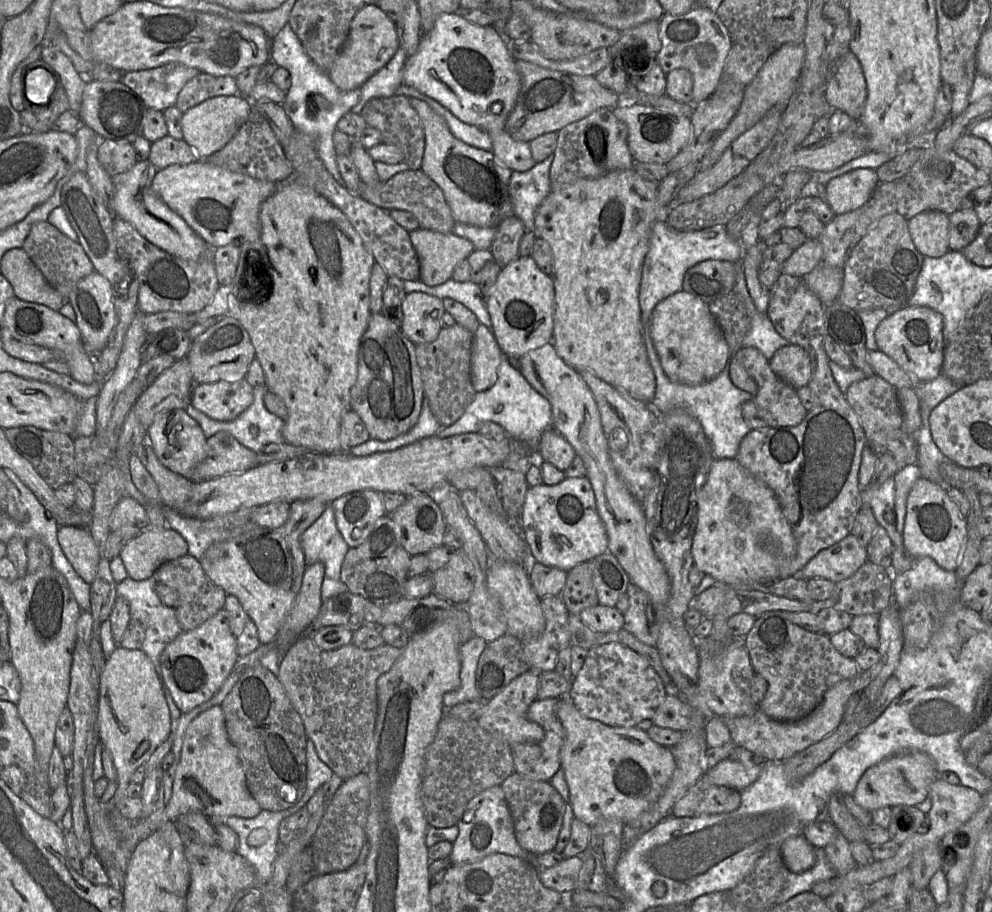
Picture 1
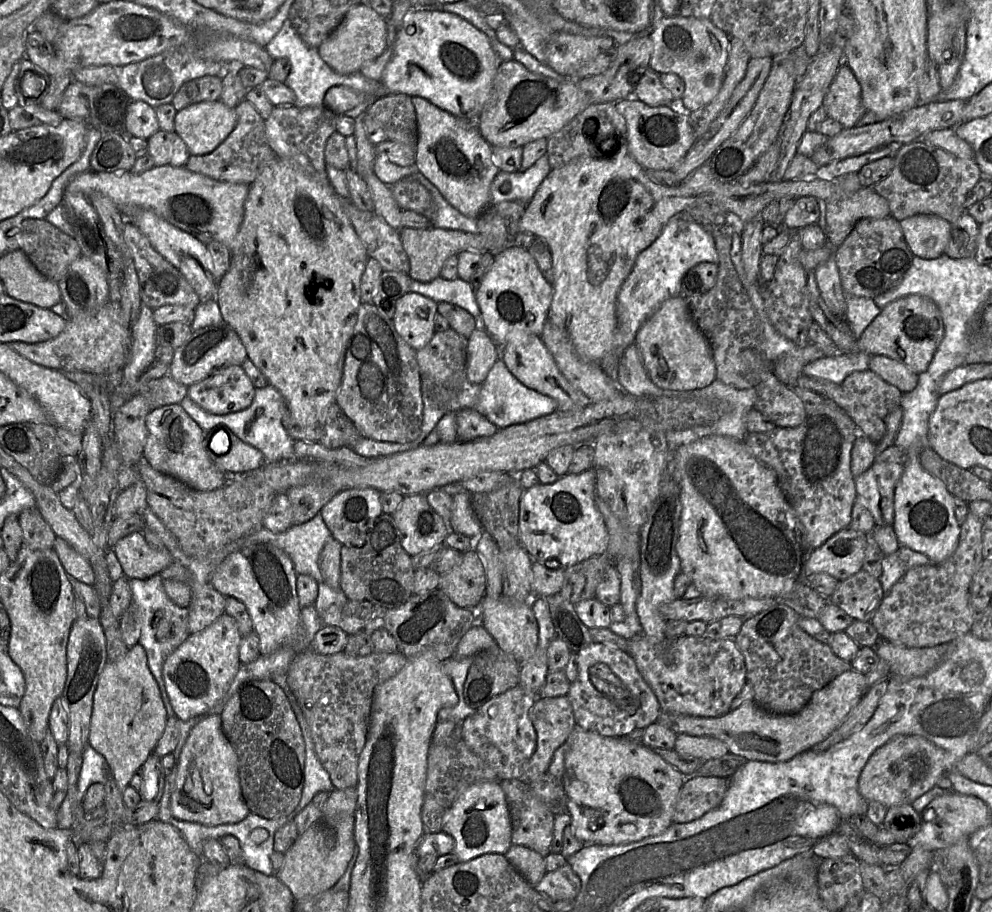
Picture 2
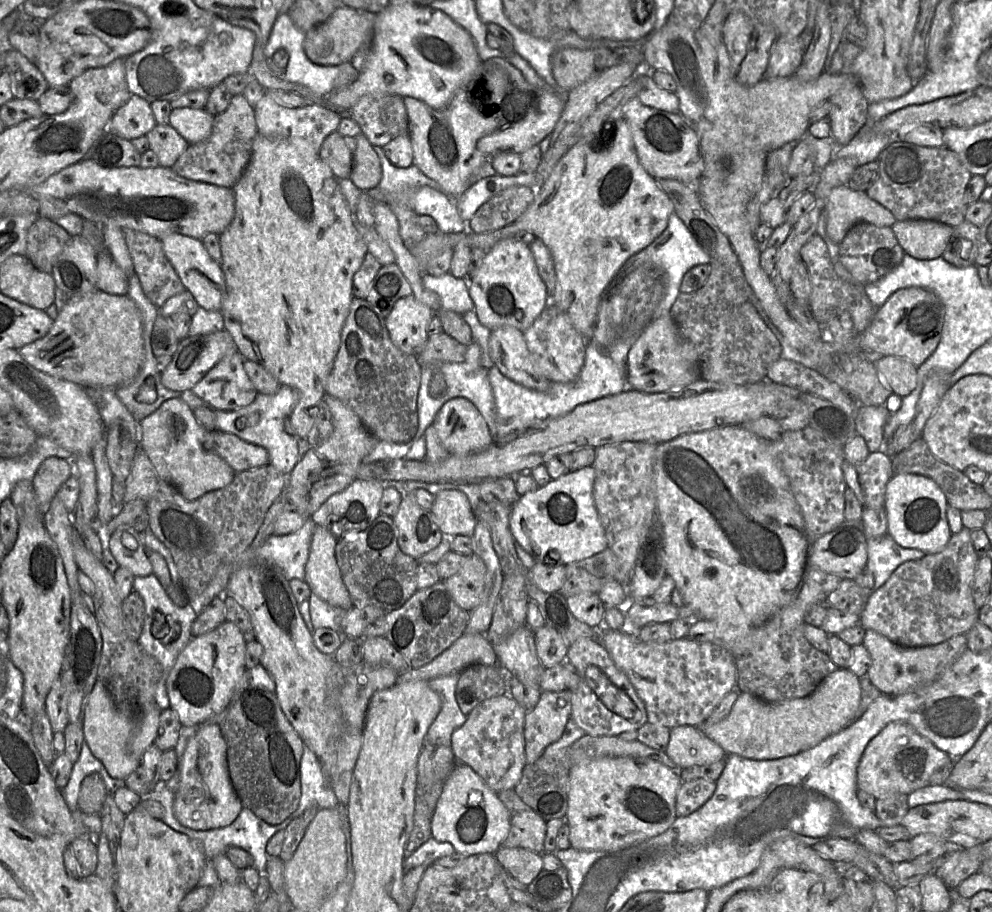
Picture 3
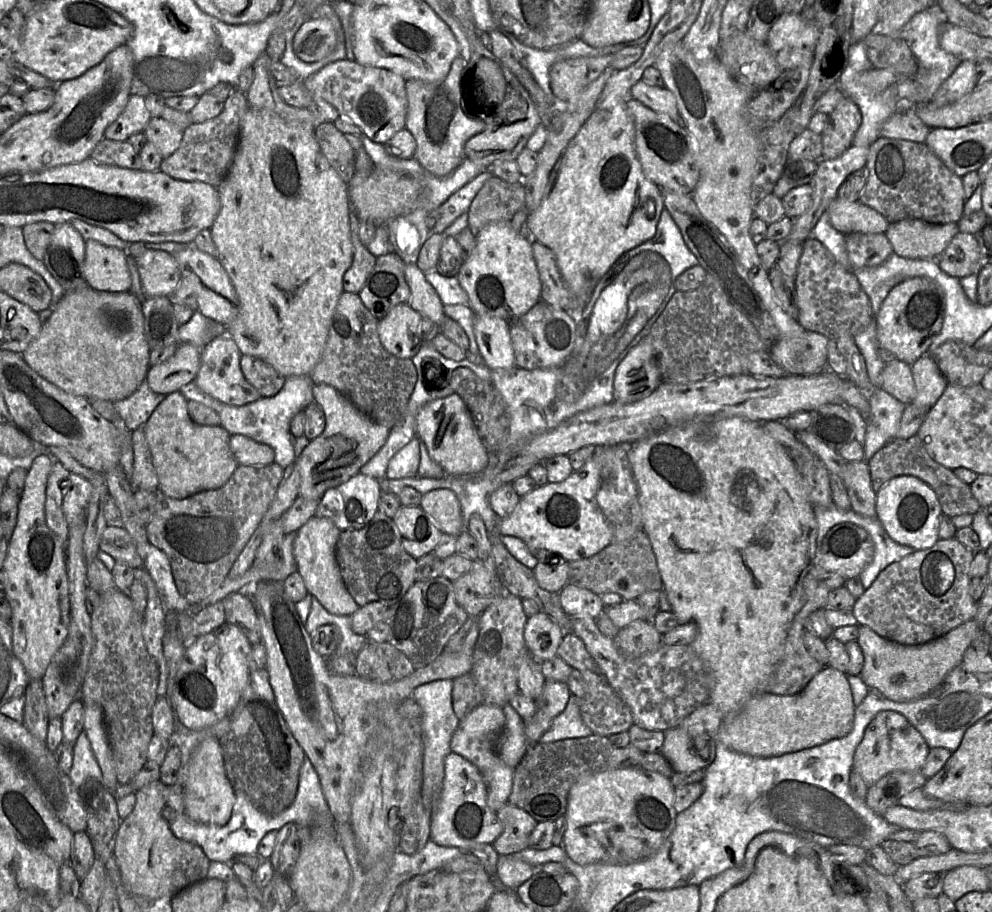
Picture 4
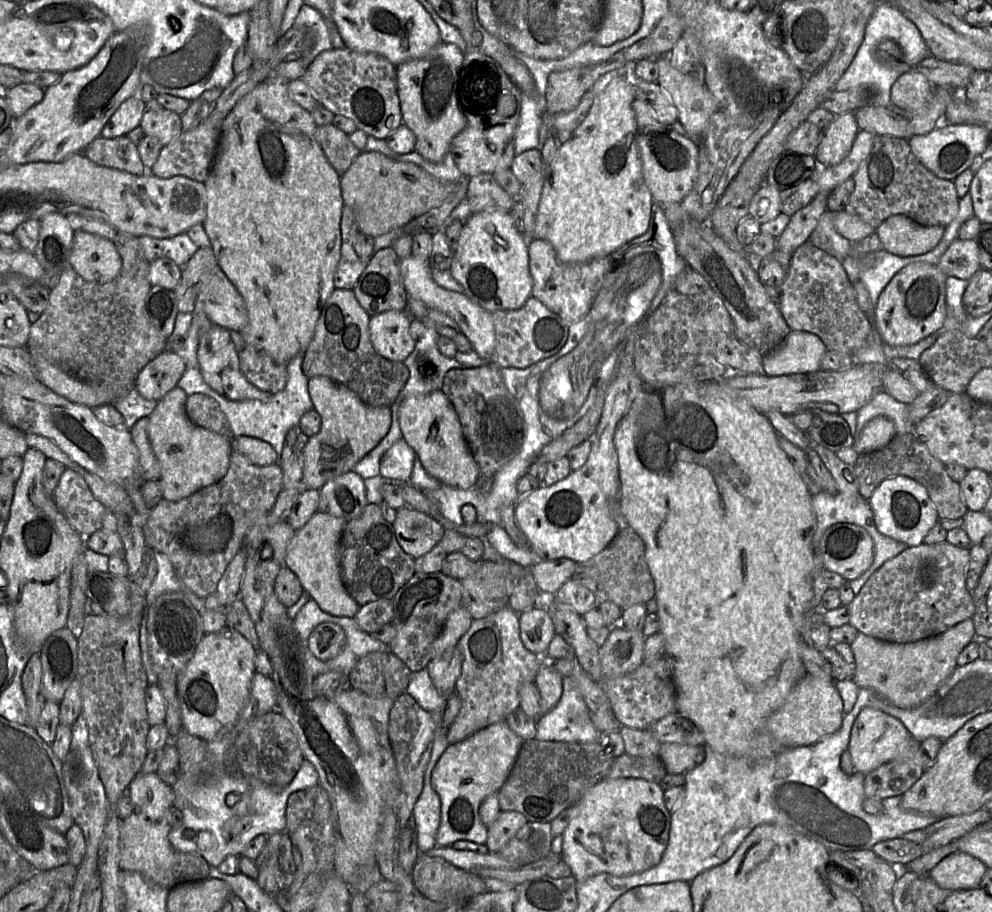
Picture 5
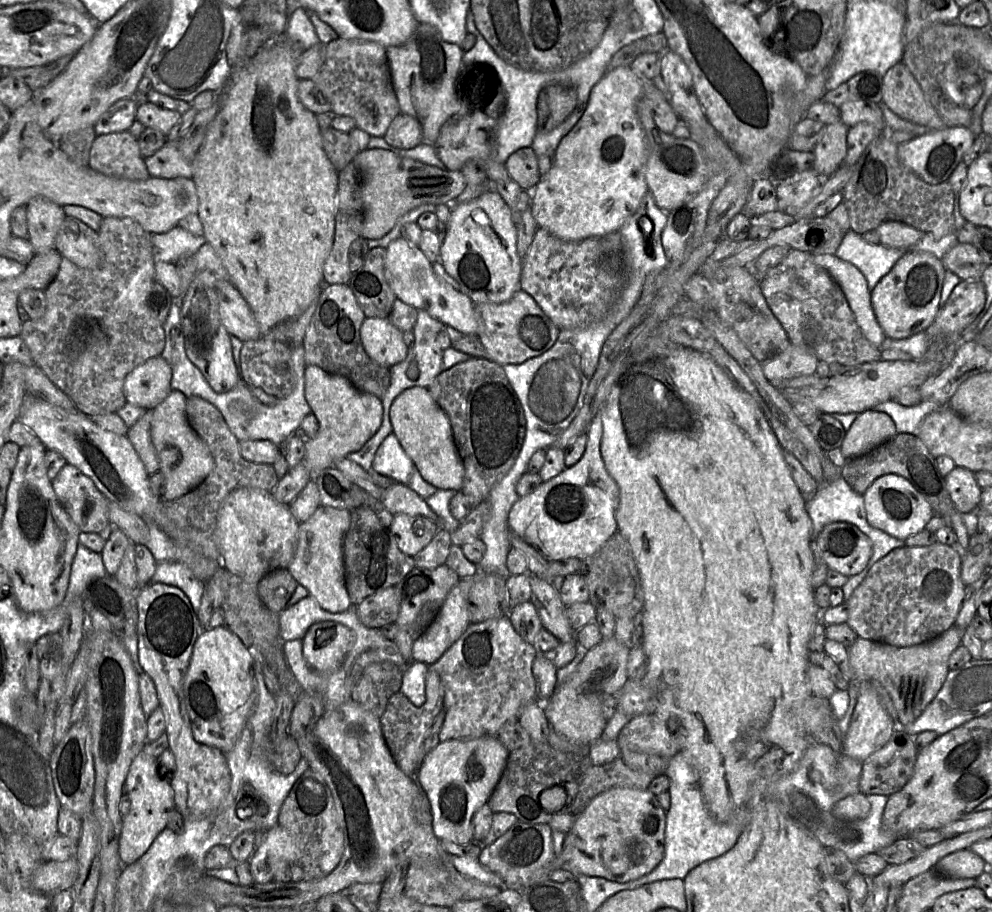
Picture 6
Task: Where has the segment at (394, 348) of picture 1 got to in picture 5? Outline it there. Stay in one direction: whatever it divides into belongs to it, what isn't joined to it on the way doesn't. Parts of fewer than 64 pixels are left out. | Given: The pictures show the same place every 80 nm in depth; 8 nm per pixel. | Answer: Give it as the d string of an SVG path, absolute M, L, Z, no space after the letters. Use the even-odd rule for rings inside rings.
M335 288L321 310L313 338L303 353L302 368L308 378L326 376L347 386L370 406L390 407L406 385L410 371L403 362L388 360L375 351L370 339L370 318L353 290Z

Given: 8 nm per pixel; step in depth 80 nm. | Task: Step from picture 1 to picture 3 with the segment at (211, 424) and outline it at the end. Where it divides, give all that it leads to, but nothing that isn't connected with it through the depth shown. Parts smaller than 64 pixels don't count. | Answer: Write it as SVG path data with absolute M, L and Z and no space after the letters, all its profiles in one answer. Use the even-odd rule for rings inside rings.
M281 385L276 393L271 395L258 393L254 401L249 405L228 411L212 408L203 399L194 394L192 389L181 392L180 397L192 410L199 407L206 407L212 410L216 419L216 429L235 434L249 443L265 448L268 451L269 464L284 475L288 475L294 469L302 456L298 447L299 438L288 434L284 429L284 420L291 414L298 400L297 391L290 386ZM252 413L258 415L258 422L250 426L247 424L247 416Z

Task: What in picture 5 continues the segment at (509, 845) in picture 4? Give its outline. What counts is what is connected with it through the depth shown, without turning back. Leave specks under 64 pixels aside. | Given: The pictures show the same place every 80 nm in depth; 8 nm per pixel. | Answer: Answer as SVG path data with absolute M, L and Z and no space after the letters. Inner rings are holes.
M517 811L499 812L492 825L488 827L485 845L490 853L499 852L526 823L526 817Z

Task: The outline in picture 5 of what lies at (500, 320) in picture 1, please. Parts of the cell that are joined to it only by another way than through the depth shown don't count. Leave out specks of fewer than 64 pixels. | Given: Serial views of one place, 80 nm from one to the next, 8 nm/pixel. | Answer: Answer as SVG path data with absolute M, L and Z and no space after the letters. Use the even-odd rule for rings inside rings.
M484 210L473 213L465 221L453 252L450 272L462 285L464 293L487 311L521 308L532 296L533 279L529 270L529 240L515 227L510 212Z

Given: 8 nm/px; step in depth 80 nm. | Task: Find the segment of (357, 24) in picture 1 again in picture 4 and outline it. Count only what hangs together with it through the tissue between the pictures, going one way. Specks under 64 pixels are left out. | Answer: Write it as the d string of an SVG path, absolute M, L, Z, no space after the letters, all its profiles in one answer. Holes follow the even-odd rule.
M325 17L308 18L294 36L293 50L301 60L314 62L328 56L336 44L333 20Z

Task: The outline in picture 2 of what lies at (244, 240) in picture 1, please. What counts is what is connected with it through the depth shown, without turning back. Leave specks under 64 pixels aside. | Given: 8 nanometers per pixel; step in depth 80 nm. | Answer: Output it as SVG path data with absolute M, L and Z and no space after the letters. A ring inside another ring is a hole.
M154 166L141 174L131 171L97 172L90 169L74 176L68 182L66 191L81 192L88 198L93 194L107 196L122 210L135 208L152 211L205 245L218 241L230 249L244 218L249 185L214 180L189 171L184 166Z

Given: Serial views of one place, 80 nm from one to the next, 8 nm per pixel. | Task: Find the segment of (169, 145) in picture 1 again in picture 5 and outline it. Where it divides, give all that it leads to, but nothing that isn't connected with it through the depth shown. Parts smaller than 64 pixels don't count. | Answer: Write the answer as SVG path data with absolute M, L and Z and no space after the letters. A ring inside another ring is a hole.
M147 109L140 123L145 135L159 139L163 146L177 138L182 131L181 116L171 110Z

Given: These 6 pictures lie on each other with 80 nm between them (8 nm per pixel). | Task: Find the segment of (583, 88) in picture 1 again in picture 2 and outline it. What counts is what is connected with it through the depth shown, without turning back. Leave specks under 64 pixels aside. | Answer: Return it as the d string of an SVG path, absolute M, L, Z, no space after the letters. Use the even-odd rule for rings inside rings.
M502 61L491 98L479 114L477 126L492 148L524 147L535 140L549 138L587 107L587 97L580 91L577 80L557 80L531 72L518 61Z

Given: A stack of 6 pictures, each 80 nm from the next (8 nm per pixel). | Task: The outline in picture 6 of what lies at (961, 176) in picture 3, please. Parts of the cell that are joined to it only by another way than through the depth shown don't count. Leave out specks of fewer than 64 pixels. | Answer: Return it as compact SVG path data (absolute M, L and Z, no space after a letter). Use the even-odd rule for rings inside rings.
M884 130L867 146L843 188L849 230L862 235L885 221L899 221L934 237L947 234L954 224L953 188L948 181L927 183L906 168L898 157L898 144L888 138L888 132Z

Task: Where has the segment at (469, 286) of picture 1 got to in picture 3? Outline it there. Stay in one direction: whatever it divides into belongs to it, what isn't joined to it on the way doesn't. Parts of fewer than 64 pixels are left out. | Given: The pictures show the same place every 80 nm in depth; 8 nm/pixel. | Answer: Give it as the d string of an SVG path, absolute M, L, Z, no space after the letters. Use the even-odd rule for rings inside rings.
M424 273L422 283L426 289L438 294L441 308L460 314L475 309L466 278L456 278L449 273L441 276Z

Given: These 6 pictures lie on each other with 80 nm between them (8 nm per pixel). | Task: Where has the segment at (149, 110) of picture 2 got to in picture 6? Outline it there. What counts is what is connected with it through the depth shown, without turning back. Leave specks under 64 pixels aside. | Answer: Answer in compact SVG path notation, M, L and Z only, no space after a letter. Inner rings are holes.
M130 98L115 102L95 123L95 134L104 135L114 132L128 131L136 120L138 103Z

